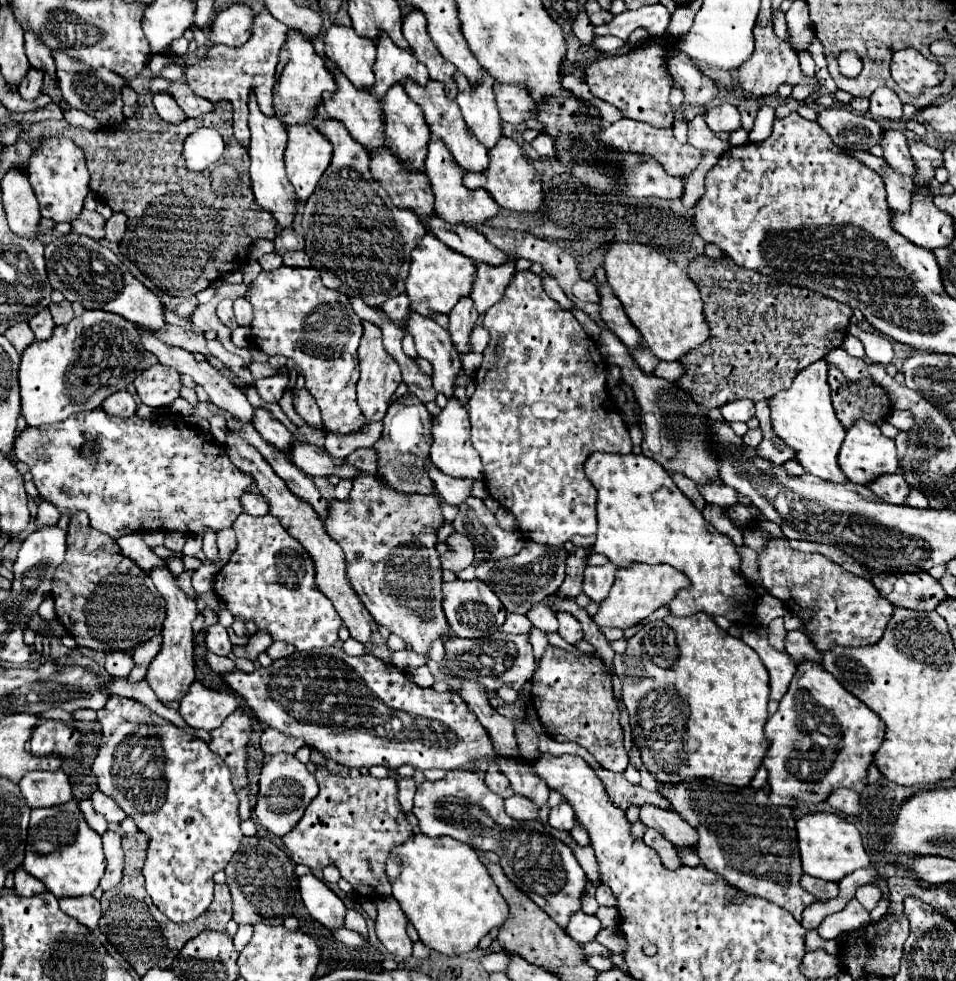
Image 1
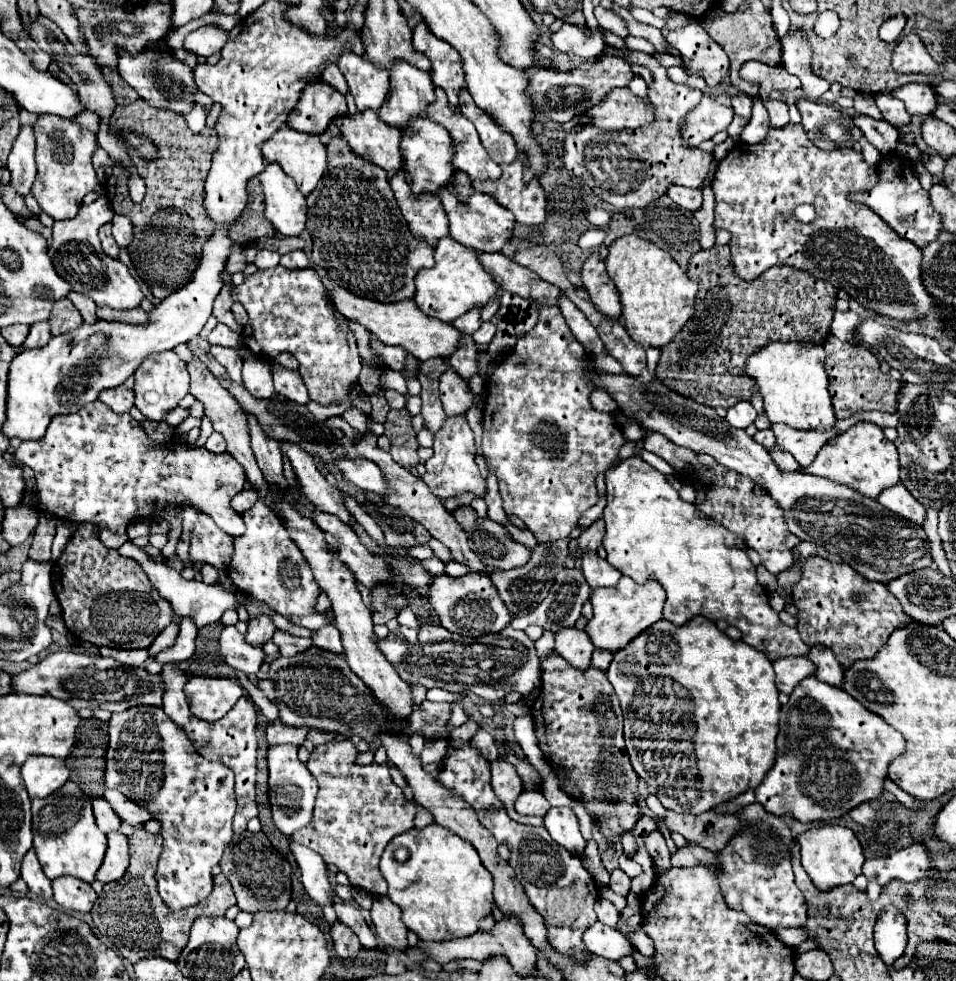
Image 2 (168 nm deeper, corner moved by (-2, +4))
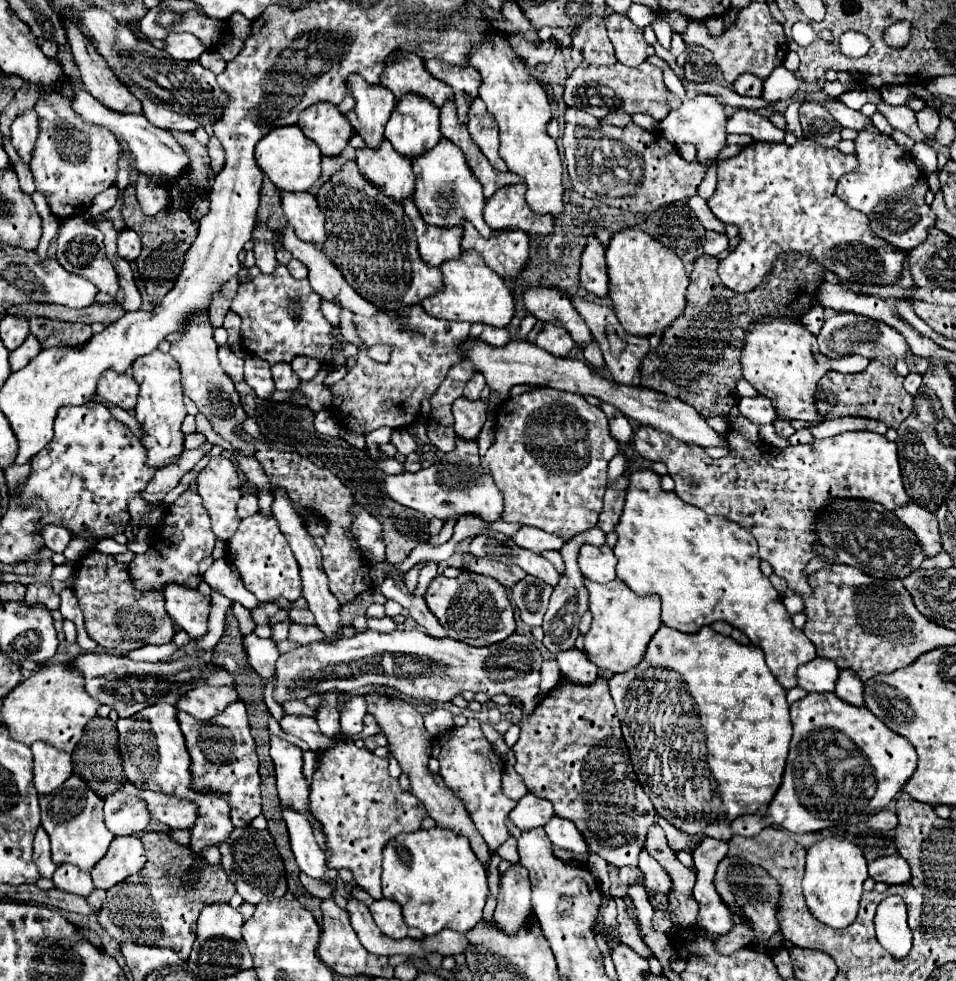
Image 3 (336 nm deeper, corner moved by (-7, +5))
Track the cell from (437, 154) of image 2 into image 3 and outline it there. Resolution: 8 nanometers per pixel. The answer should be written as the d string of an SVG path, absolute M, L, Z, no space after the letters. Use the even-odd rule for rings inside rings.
M442 138L432 150L416 156L412 160L412 168L416 174L416 188L414 188L414 204L418 206L422 218L434 226L462 226L464 220L470 220L474 228L482 236L490 236L492 228L482 218L484 208L484 194L480 182L468 168L464 152L452 144L450 140Z

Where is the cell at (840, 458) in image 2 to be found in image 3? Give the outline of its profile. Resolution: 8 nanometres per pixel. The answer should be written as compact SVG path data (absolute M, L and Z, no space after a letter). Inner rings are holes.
M734 414L732 424L728 430L728 440L732 448L736 448L736 456L724 456L720 460L712 460L700 446L684 444L676 440L674 436L656 432L654 428L640 428L634 434L634 448L638 444L638 454L652 462L664 462L668 466L668 474L676 482L676 494L692 504L702 508L706 514L724 516L742 528L748 528L752 536L758 542L760 558L770 562L774 568L774 574L782 576L790 590L796 594L808 594L808 582L802 576L804 566L810 562L810 558L816 556L812 550L812 542L816 542L816 536L812 536L812 516L816 516L818 510L824 508L824 504L830 498L866 498L880 502L884 508L894 510L900 504L908 502L908 494L904 490L900 464L898 464L898 452L896 444L890 442L882 434L874 432L844 432L834 438L826 440L814 440L804 446L788 446L788 448L776 448L760 440L758 426L744 420L744 416Z

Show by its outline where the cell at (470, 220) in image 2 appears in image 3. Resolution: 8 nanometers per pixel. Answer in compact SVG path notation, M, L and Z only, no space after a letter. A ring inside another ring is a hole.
M464 222L462 248L478 252L502 278L516 278L528 262L528 234L524 230L500 230L484 238L472 228L472 222Z

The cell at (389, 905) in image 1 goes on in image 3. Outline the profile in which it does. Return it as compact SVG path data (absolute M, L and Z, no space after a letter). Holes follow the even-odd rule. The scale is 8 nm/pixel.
M376 900L370 906L370 914L376 922L376 926L390 938L406 938L408 936L408 926L402 920L402 912L400 912L400 904L392 902L392 900Z

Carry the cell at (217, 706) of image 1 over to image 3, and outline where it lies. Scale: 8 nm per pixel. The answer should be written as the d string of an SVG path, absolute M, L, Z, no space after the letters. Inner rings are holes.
M200 686L180 696L176 708L192 714L198 720L210 720L238 700L234 686Z

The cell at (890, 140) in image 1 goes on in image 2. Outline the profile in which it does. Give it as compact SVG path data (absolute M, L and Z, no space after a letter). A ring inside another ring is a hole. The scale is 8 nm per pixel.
M855 115L855 127L867 137L871 145L875 145L881 153L891 153L897 147L899 131L891 127L887 121L875 121L867 115Z

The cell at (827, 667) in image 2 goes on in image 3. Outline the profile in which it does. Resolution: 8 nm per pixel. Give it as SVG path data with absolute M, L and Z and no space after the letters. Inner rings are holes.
M840 668L840 676L838 676L834 692L838 694L838 698L842 698L848 704L854 704L854 706L862 706L864 704L862 680L850 668Z

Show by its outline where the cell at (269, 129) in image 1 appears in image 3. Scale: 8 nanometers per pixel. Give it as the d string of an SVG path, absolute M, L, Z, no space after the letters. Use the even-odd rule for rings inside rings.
M280 192L282 210L286 222L292 224L296 236L306 242L322 244L326 230L324 230L324 216L318 210L318 202L310 192Z

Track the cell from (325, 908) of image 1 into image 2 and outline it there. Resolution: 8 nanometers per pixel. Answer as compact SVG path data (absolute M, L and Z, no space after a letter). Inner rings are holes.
M291 841L289 847L301 869L301 883L305 891L311 895L311 899L317 901L319 905L333 903L333 893L327 881L327 867L325 867L325 861L319 857L319 853L295 841Z

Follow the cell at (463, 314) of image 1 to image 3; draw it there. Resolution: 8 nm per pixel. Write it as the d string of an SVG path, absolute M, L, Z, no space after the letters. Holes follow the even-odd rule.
M474 372L472 374L472 378L466 382L466 386L464 386L464 396L468 398L468 400L476 400L478 396L480 396L480 392L482 392L482 388L484 388L484 376L482 376L482 372Z

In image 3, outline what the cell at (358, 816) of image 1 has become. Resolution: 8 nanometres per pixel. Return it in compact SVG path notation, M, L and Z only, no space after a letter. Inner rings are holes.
M352 738L336 740L332 748L324 750L318 758L318 768L314 772L310 784L310 810L314 818L320 822L322 832L326 836L326 850L332 854L328 858L330 868L348 868L354 874L354 882L364 888L372 898L382 898L380 874L382 874L382 850L384 846L396 838L400 832L416 832L420 828L422 818L426 816L426 808L416 800L414 794L404 792L398 786L398 780L388 774L388 758L378 758L366 748L356 748Z

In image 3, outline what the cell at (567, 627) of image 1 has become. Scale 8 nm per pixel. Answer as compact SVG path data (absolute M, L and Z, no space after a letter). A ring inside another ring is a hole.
M578 648L558 652L556 660L560 664L560 674L572 682L592 684L598 676L598 666L594 662L590 662L588 654L584 654Z

